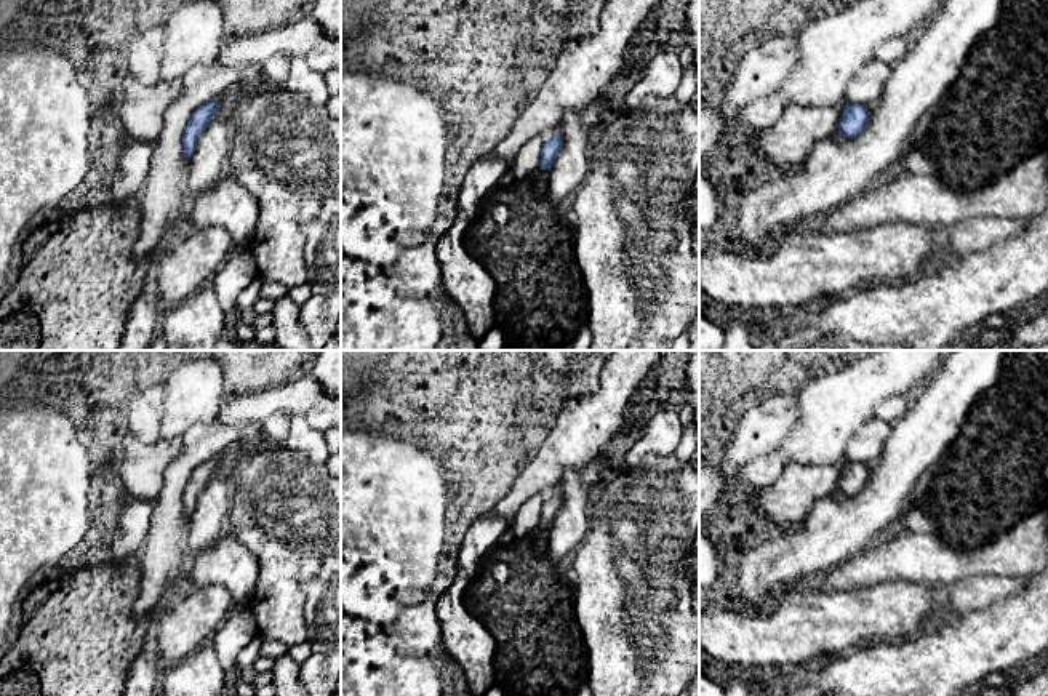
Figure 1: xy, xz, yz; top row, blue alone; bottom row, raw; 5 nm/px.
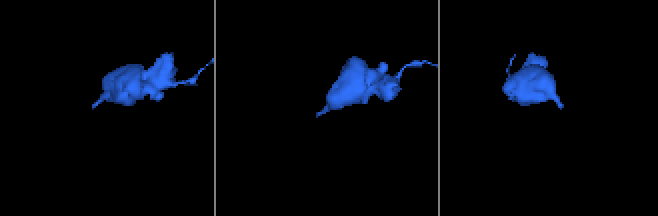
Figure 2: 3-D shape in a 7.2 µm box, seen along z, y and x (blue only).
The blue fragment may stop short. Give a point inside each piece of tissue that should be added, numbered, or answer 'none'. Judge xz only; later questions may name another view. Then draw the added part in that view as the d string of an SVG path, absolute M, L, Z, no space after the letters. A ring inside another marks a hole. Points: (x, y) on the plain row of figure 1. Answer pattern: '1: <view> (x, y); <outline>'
1: xz (517, 594); M541 523L523 538L507 533L491 547L482 558L462 602L469 616L477 619L496 642L494 685L504 696L574 696L587 682L587 651L574 616L574 597L550 558L549 530Z

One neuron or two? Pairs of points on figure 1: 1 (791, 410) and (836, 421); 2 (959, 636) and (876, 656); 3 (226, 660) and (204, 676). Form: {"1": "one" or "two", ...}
{"1": "two", "2": "one", "3": "two"}

